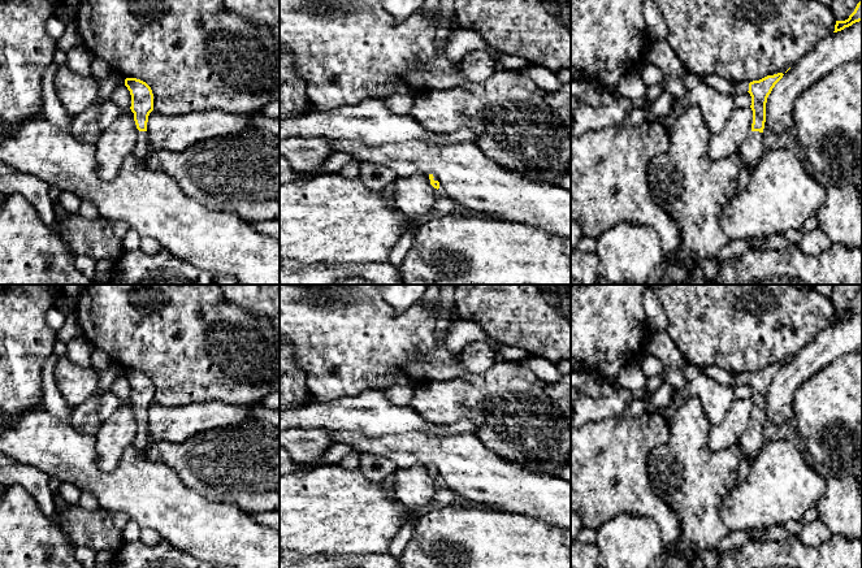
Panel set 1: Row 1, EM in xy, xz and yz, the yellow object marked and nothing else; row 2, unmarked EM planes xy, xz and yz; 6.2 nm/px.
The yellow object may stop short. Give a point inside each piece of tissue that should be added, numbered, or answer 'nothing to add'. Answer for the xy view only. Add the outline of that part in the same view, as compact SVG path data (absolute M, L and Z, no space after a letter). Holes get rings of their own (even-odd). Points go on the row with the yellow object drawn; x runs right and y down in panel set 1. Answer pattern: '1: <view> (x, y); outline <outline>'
1: xy (142, 150); outline M139 131L139 135L138 135L138 143L134 148L134 157L143 161L148 157L151 152L151 146L150 146L150 142L148 142L148 133L147 131Z

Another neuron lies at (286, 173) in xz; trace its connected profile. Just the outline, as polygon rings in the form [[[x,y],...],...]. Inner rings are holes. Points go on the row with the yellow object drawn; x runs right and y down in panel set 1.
[[[280,156],[280,183],[300,178],[298,172],[291,168],[286,159]]]

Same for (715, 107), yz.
[[[686,73],[683,77],[683,82],[686,92],[677,99],[699,108],[711,134],[722,131],[729,121],[731,113],[736,109],[735,97],[707,87],[701,78],[694,74]]]

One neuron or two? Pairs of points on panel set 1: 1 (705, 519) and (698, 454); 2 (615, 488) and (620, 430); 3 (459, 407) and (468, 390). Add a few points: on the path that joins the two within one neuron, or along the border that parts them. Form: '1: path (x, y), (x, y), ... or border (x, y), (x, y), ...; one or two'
1: path (698, 503), (698, 469); one
2: path (618, 473), (618, 447), (620, 445); one
3: path (459, 403), (468, 394); one

